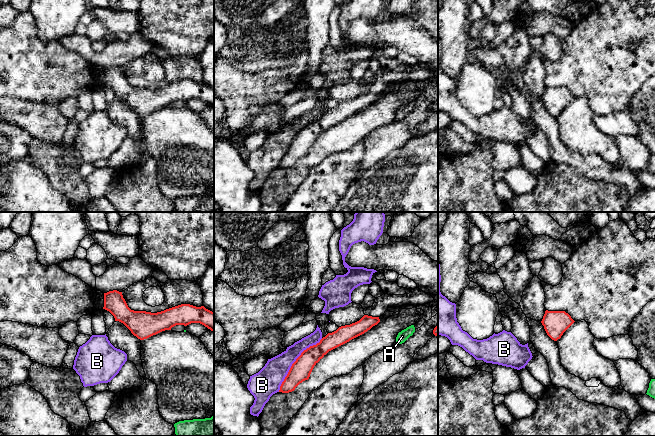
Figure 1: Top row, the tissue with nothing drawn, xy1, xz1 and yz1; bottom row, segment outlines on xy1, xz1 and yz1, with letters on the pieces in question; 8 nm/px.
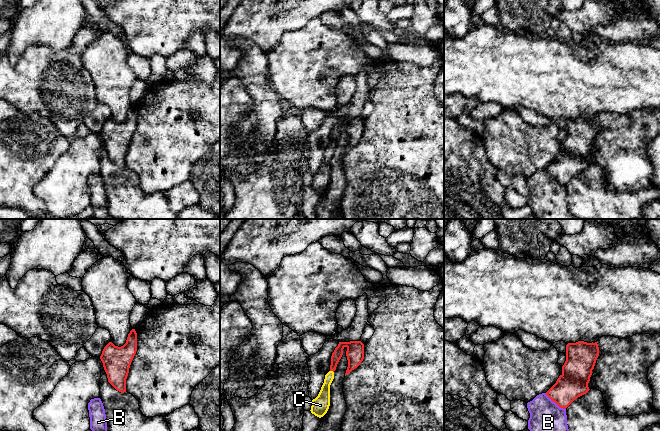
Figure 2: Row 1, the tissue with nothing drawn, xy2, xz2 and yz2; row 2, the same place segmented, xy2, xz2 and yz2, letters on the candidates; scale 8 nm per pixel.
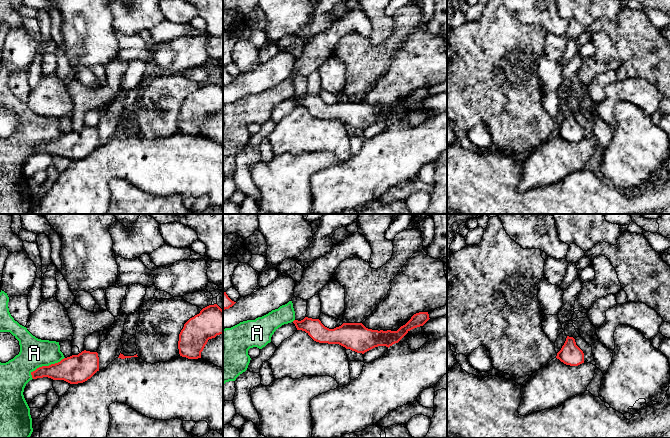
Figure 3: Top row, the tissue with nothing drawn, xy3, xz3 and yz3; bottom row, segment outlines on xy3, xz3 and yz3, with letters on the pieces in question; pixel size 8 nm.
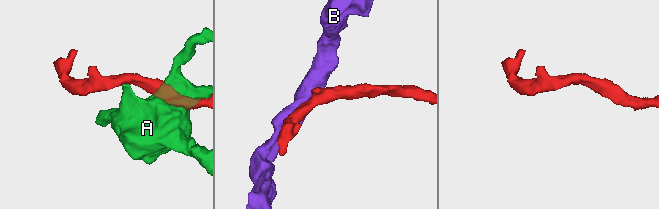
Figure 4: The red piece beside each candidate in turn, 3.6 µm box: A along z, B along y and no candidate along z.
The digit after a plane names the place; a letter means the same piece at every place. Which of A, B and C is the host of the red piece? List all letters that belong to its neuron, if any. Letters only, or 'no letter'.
C

